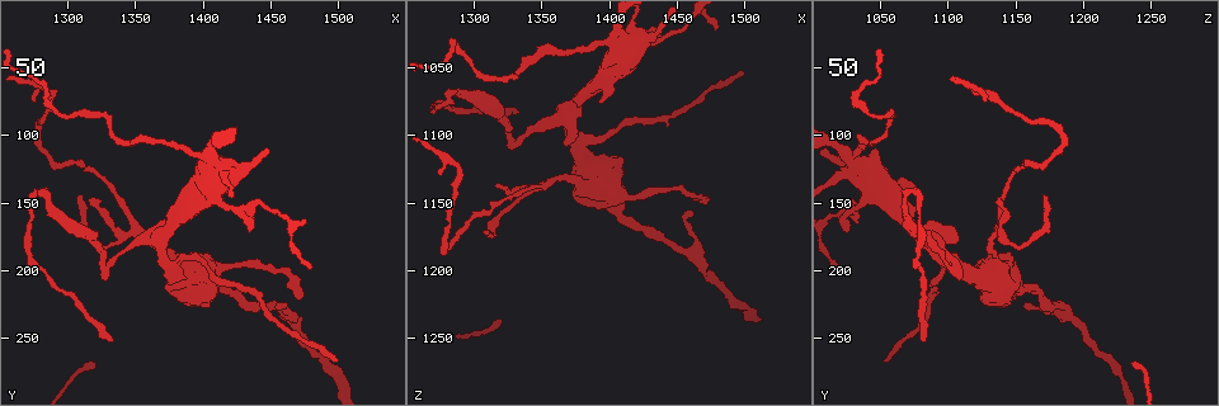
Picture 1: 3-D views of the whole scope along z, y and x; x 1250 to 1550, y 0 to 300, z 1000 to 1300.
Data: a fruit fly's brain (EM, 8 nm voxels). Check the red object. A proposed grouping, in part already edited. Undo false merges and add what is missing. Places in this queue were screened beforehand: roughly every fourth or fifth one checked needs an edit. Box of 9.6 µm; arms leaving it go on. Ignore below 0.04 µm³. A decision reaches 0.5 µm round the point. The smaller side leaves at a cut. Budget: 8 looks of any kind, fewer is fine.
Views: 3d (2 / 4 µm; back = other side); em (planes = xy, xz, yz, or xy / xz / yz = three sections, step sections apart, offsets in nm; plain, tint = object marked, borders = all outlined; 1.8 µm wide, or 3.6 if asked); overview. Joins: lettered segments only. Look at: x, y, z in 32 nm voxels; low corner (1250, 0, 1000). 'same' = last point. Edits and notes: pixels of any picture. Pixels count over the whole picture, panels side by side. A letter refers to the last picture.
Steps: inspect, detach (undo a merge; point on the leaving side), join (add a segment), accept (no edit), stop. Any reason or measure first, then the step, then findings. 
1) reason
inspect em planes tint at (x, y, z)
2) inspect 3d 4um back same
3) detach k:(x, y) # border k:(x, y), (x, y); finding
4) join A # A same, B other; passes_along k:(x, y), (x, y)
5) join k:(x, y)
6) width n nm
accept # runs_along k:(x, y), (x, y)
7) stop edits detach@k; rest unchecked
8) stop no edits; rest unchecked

free end
inspect em planes borders at (1434, 174, 1028)

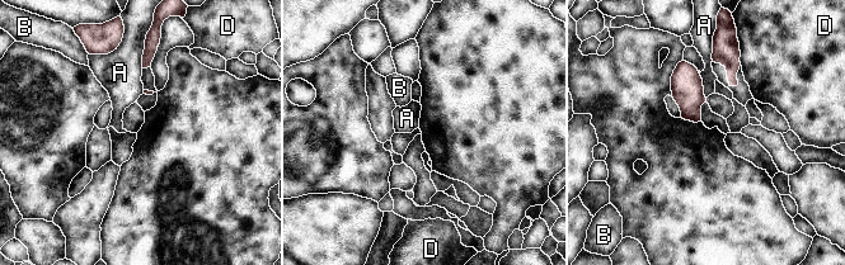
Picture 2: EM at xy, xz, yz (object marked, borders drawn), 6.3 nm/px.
width 100 nm
accept # A other, B other, D other; border 2:(698, 71), (705, 98); none of them fits

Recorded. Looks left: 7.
sharp bend
inspect 3d 4um at (1280, 142, 1072)

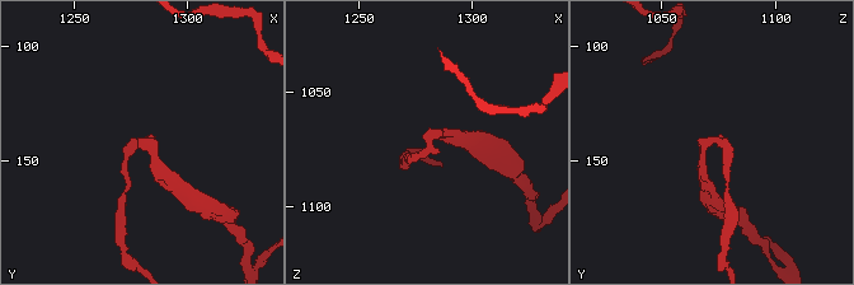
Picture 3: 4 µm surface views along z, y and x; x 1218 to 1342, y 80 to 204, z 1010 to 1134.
now the EM
inspect em planes borders at (1281, 141, 1073)

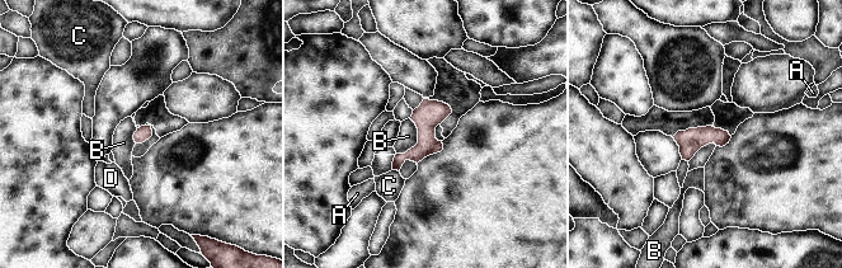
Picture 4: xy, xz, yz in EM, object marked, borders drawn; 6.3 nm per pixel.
accept # A other, B other, C other, D other; all the same neuron

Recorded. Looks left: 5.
sudden change in width
inspect em yz step 4 tint at (1372, 196, 1100)

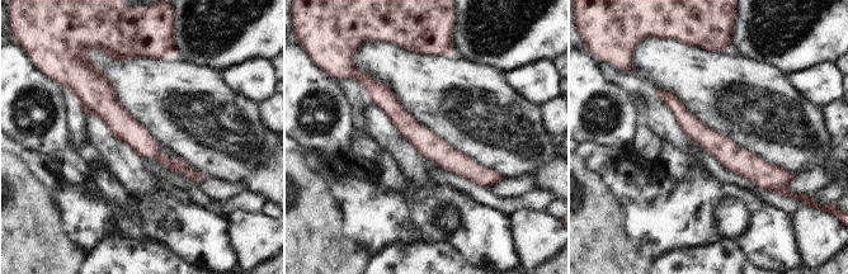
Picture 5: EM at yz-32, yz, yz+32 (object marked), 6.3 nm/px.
another direction
inspect em planes tint same

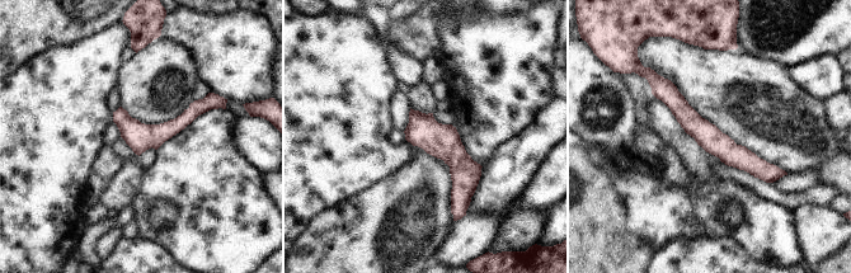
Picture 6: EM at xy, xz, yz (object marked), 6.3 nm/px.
inspect em planes borders same

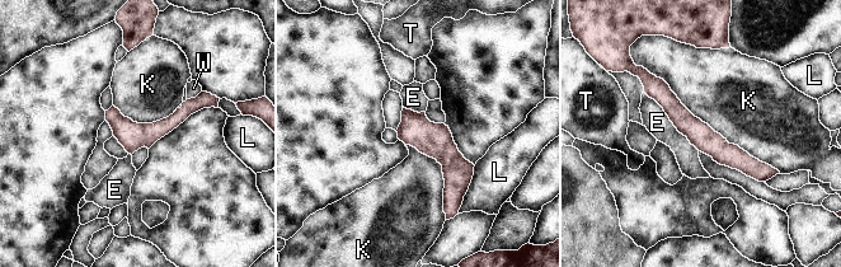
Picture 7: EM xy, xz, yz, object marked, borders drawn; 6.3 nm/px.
accept # E other, K other, L other, T other, W other; border 7:(644, 68), (729, 143), (780, 173); all the same neuron

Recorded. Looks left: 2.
stop no edits; rest unchecked

